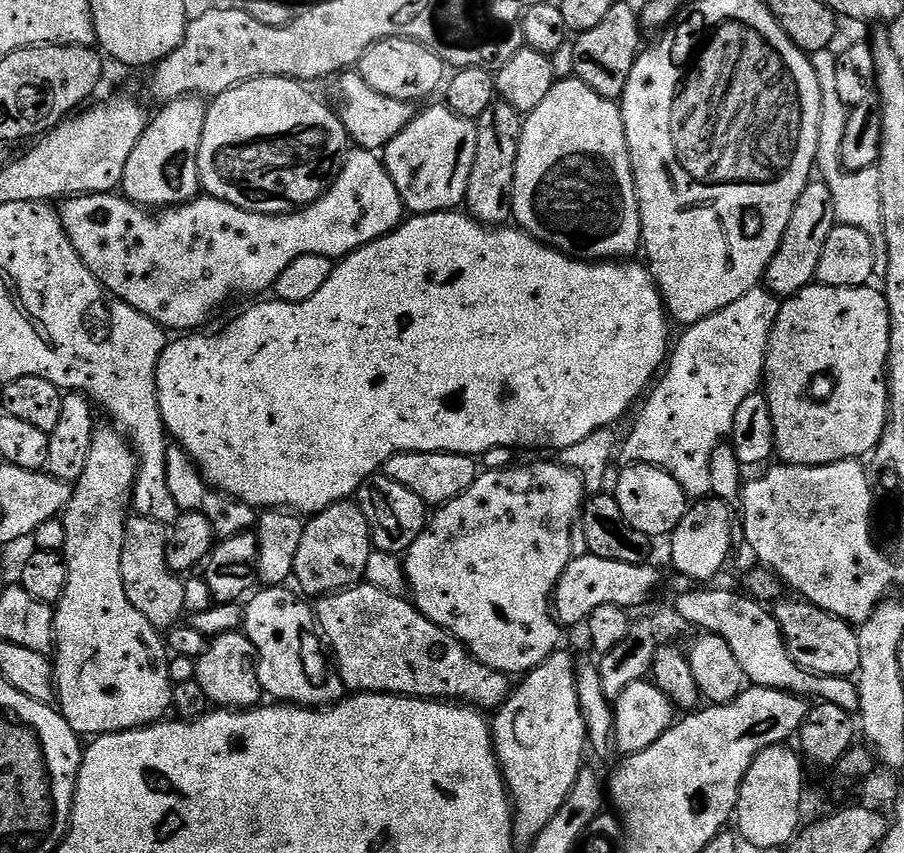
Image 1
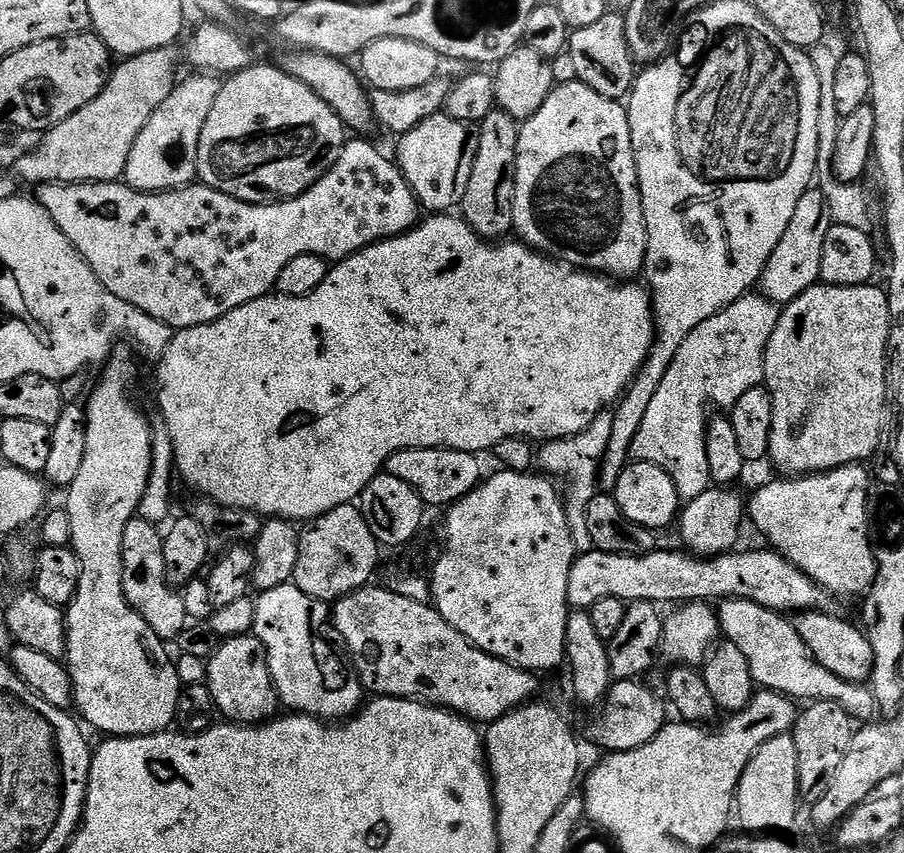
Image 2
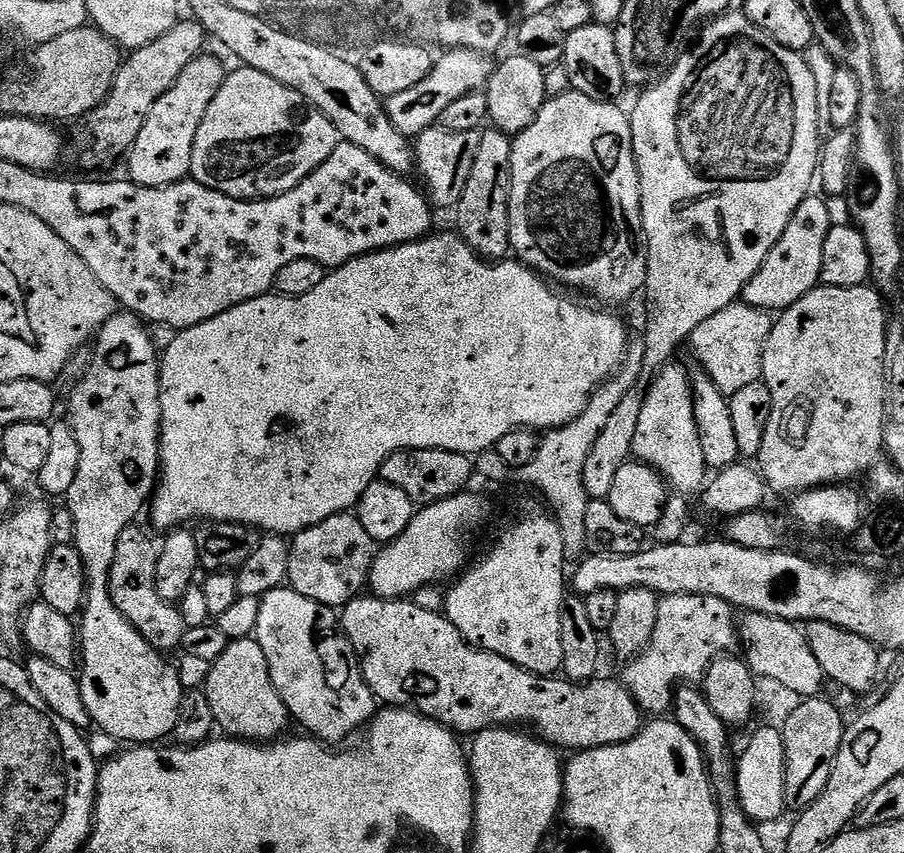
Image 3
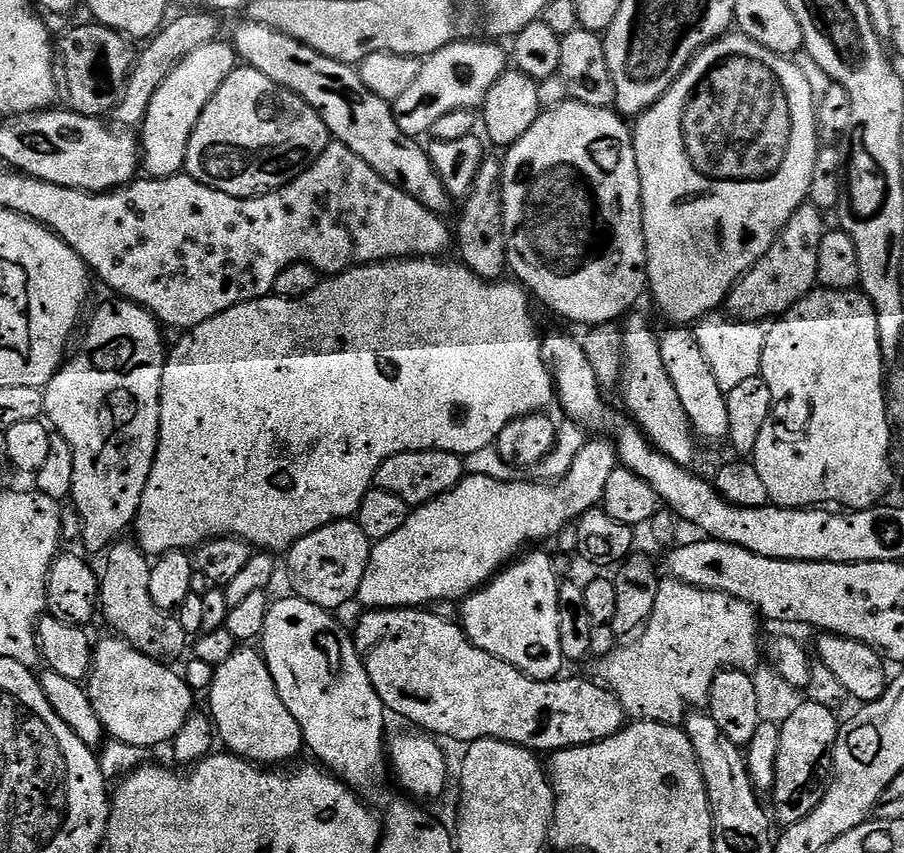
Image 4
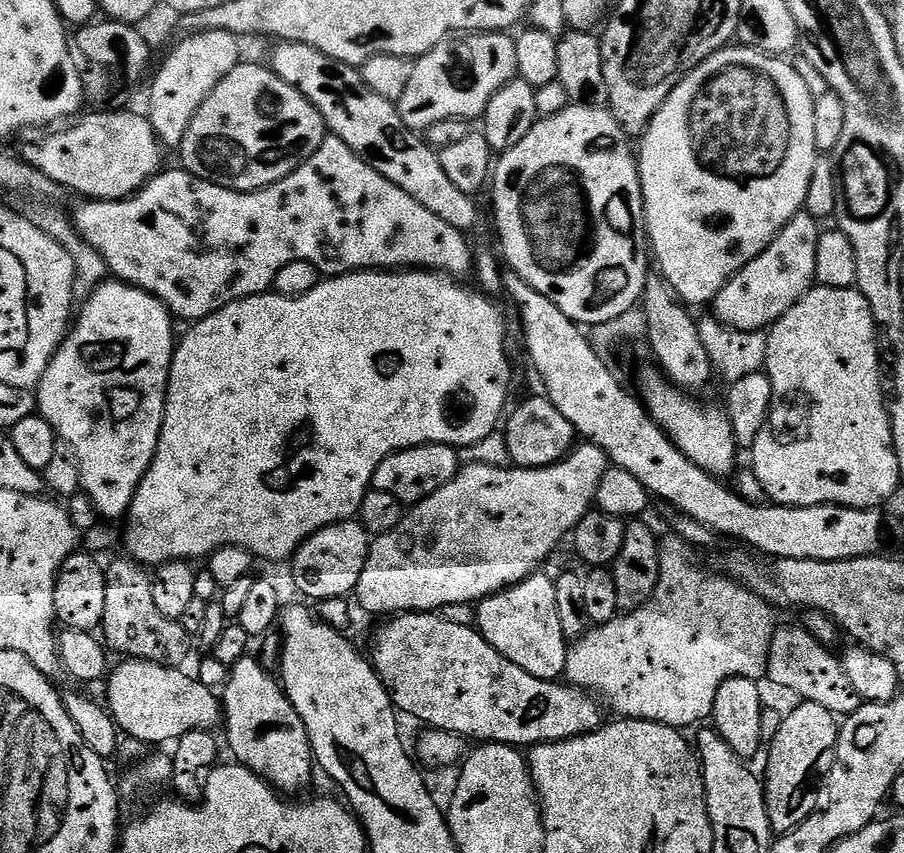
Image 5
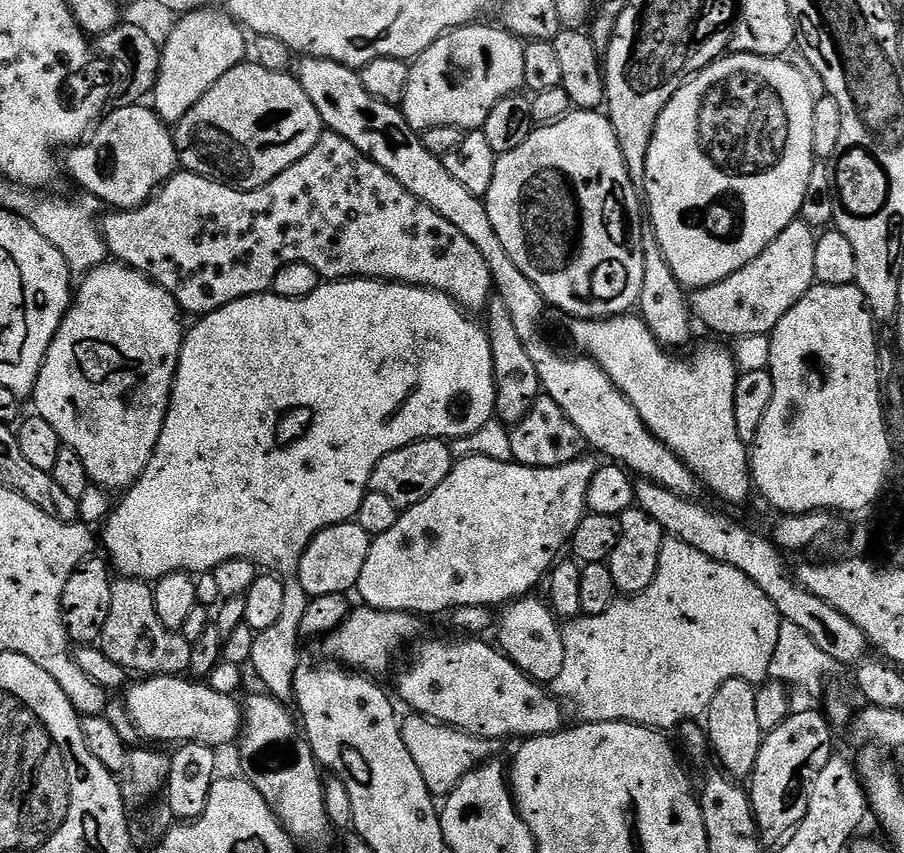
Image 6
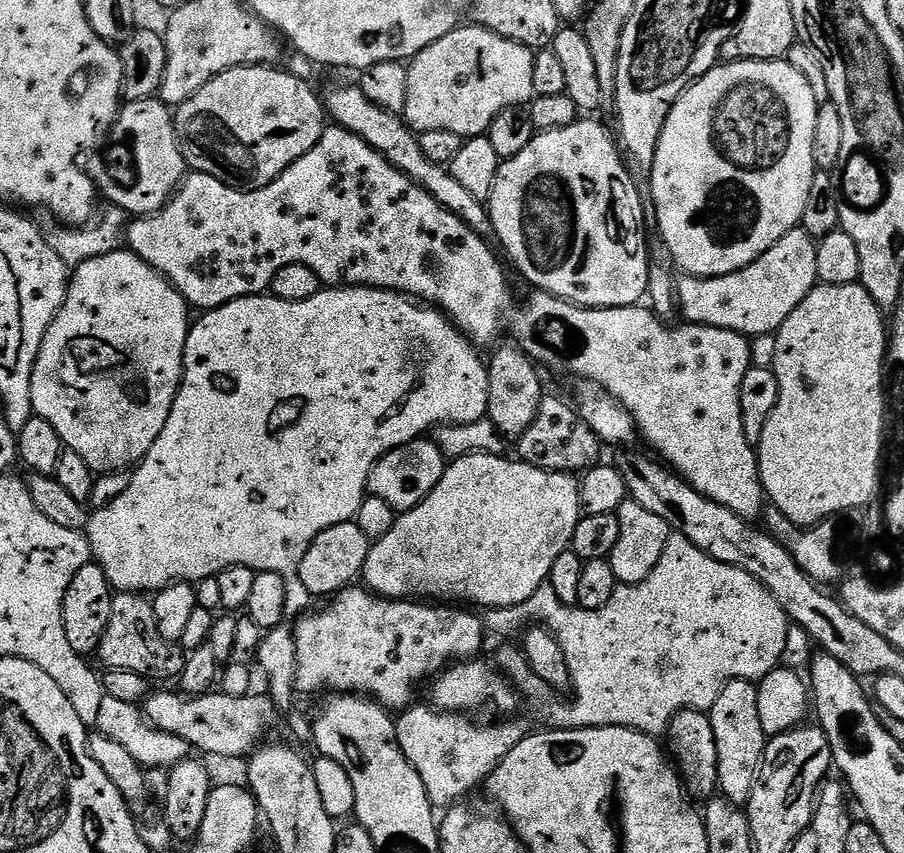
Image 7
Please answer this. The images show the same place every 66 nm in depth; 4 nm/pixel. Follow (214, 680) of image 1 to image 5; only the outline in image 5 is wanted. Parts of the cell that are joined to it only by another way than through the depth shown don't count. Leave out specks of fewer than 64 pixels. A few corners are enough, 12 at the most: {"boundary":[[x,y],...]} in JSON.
{"boundary":[[255,655],[231,665],[231,759],[277,792],[311,782],[306,726]]}

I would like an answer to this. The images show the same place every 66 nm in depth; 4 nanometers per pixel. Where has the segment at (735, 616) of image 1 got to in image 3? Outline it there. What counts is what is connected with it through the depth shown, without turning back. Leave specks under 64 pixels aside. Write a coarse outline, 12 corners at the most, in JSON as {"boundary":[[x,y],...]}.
{"boundary":[[745,613],[738,638],[753,675],[804,699],[826,684],[797,623]]}

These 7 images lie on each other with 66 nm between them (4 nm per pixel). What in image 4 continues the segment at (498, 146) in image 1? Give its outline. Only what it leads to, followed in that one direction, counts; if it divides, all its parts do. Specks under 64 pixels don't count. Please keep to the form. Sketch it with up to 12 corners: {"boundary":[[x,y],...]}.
{"boundary":[[485,158],[455,225],[483,280],[509,271],[504,166]]}

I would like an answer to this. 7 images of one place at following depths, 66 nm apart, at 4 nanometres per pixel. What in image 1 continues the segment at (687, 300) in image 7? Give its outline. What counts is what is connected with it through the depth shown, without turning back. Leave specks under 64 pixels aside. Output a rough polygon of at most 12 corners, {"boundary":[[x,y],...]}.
{"boundary":[[819,178],[802,190],[766,273],[769,292],[797,296],[816,280],[836,227]]}

